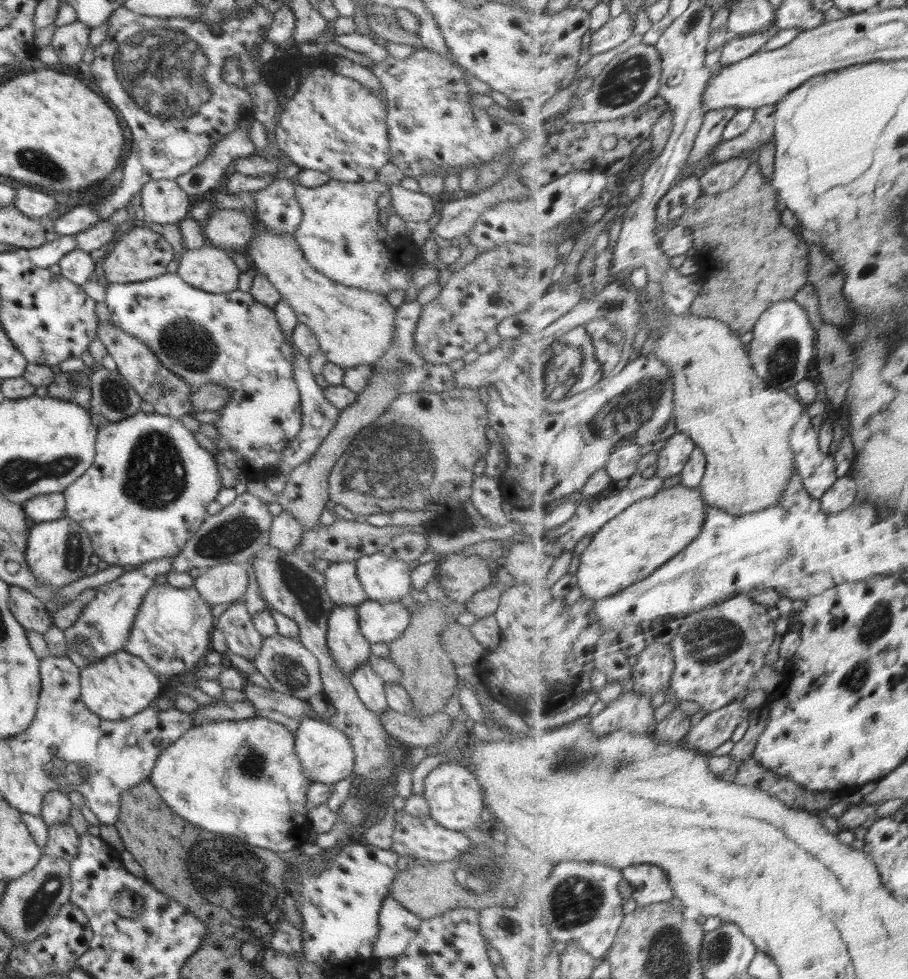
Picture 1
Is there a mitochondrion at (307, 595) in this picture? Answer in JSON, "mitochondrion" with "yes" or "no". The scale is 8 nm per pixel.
{"mitochondrion":"yes"}

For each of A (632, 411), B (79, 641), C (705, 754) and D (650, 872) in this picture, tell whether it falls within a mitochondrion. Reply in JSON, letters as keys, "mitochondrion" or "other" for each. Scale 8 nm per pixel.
{"A":"mitochondrion","B":"other","C":"other","D":"other"}

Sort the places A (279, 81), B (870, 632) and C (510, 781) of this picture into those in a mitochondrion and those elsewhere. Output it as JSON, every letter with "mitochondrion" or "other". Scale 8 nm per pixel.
{"A":"other","B":"mitochondrion","C":"other"}

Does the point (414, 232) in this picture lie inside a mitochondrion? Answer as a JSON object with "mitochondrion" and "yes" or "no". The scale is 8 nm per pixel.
{"mitochondrion":"no"}

